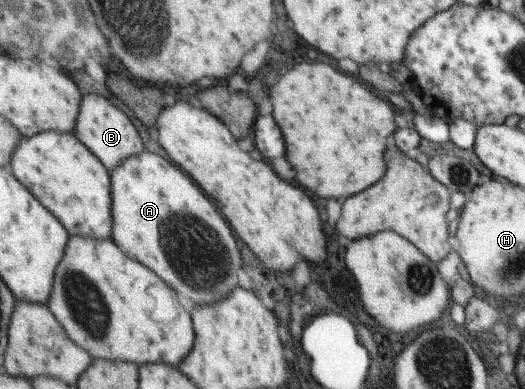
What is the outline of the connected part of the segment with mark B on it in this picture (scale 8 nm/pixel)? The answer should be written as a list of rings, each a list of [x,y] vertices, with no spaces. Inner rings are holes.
[[[90,94],[82,98],[74,135],[92,152],[108,172],[115,171],[125,159],[143,152],[143,142],[131,120],[105,97]]]

